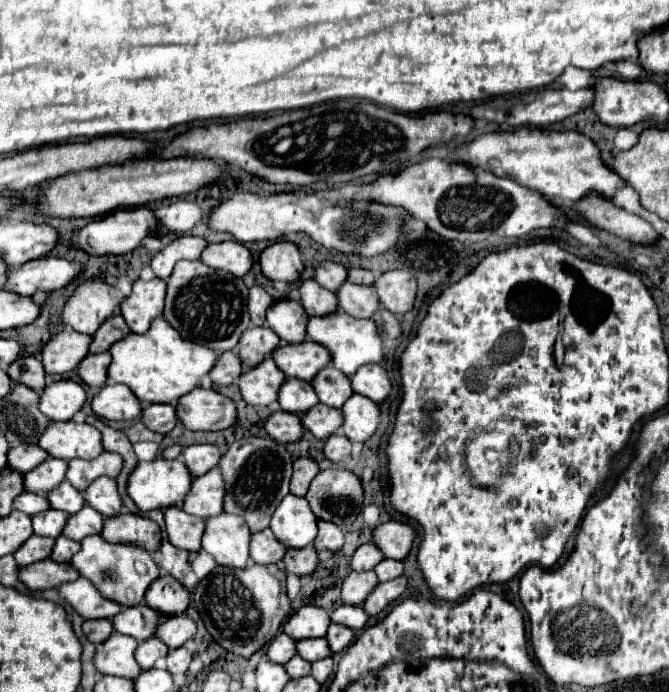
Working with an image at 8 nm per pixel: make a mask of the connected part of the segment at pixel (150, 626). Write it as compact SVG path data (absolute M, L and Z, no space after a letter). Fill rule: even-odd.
M140 603L138 607L122 609L110 621L114 625L114 631L118 631L122 635L130 635L136 641L144 641L154 635L154 627L156 627L158 619L160 619L160 613L156 613L154 609Z

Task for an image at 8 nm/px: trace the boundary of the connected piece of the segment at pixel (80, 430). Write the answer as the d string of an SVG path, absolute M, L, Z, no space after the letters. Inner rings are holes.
M50 421L42 437L38 439L38 447L42 447L50 457L58 459L94 459L102 453L100 431L88 423L76 421Z

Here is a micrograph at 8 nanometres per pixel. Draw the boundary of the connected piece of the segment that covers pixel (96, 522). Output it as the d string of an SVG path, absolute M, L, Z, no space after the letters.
M84 505L78 513L68 517L68 521L62 529L62 535L68 537L68 539L74 539L74 541L82 541L86 535L100 533L102 531L102 521L104 521L104 517L98 511Z

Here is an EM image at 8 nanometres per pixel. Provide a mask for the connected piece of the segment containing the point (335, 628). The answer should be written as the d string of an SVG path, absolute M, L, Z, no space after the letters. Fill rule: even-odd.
M334 623L328 627L328 633L326 633L326 641L328 641L328 647L332 653L338 653L344 647L348 647L352 637L354 637L352 629L342 627L342 625L334 625Z

